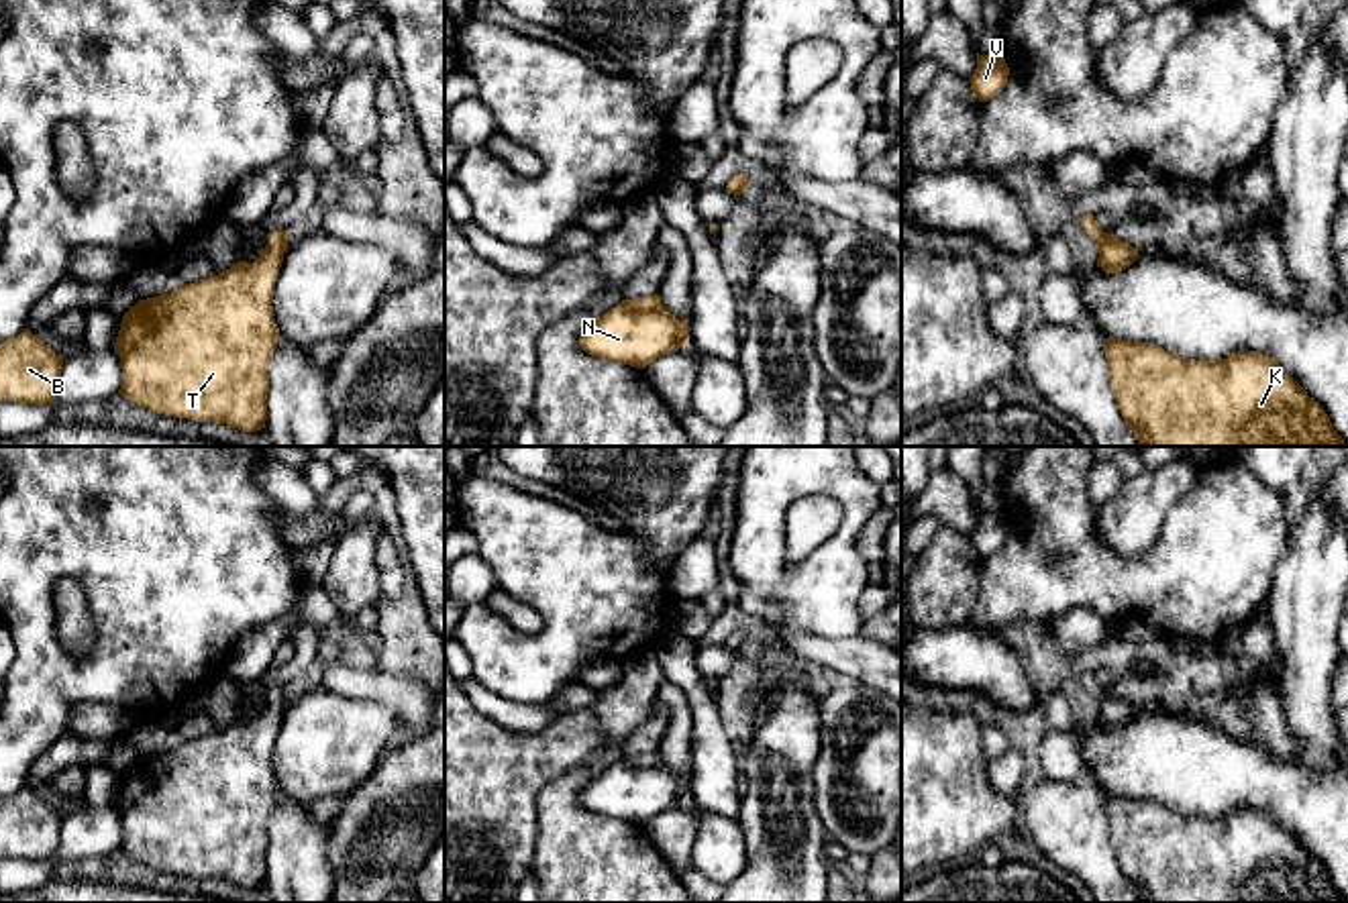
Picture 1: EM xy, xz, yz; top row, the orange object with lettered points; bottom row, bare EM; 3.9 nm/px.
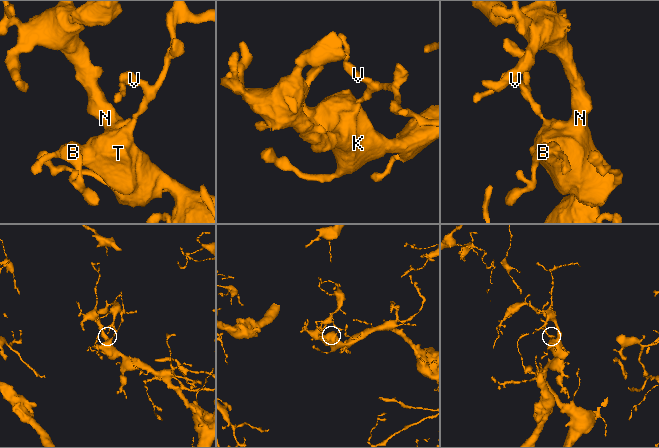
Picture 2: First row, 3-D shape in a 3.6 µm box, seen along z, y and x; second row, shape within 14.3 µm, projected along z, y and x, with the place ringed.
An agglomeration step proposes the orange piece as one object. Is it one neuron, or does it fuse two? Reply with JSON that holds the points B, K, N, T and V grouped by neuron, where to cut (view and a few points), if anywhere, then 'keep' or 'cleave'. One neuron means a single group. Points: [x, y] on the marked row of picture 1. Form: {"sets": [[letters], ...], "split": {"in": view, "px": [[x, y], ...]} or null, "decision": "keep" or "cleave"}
{"sets": [["B", "K", "N", "T", "V"]], "split": null, "decision": "keep"}

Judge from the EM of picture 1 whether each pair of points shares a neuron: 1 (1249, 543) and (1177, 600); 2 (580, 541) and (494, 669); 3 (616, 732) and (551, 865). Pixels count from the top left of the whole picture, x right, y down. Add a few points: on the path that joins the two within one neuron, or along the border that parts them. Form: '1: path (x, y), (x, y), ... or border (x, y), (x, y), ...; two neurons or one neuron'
1: path (1230, 547), (1196, 581); one neuron
2: path (580, 579), (580, 610), (533, 657); one neuron
3: path (596, 763), (561, 798), (561, 832); one neuron

